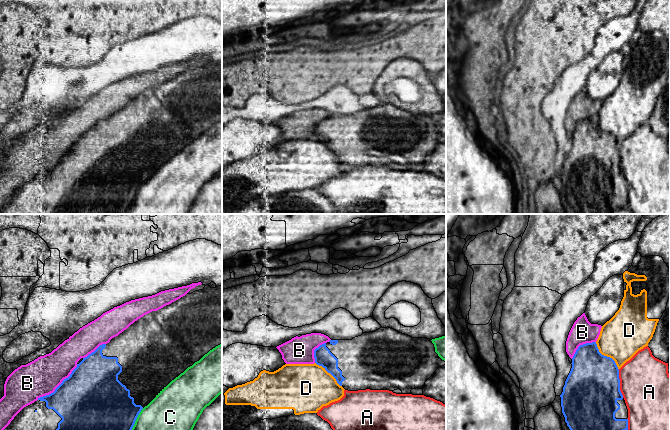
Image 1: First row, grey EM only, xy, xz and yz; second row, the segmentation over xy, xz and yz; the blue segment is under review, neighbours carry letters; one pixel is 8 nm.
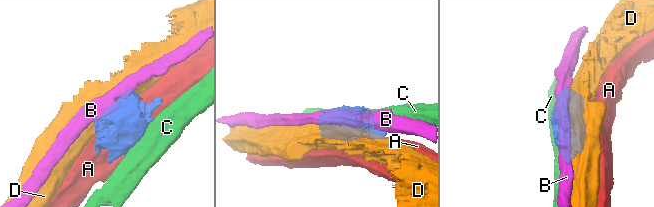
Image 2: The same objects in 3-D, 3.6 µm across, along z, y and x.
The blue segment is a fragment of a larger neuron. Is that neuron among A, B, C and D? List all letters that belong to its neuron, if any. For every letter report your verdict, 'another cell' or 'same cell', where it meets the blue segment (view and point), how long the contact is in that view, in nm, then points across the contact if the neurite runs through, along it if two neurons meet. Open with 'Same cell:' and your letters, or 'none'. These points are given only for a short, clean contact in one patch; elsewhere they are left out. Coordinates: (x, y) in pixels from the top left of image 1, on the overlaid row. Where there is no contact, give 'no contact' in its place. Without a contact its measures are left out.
Same cell: none
A: another cell | yz (619, 383) | 240 nm
B: another cell | xy (59, 385) | 440 nm
C: another cell | xy (136, 418) | 200 nm
D: another cell | yz (606, 356) | 300 nm

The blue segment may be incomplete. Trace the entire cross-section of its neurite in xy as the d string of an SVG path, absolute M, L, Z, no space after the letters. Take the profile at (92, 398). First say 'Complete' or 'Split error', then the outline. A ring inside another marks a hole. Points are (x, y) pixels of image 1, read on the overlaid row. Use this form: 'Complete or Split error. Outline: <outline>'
Split error. Outline: M206 285L203 290L186 294L163 308L152 311L133 324L109 343L100 345L94 352L77 364L70 376L49 395L38 398L34 403L24 407L4 430L132 430L141 410L147 406L172 380L188 367L199 361L205 354L222 343L222 285L211 288Z

